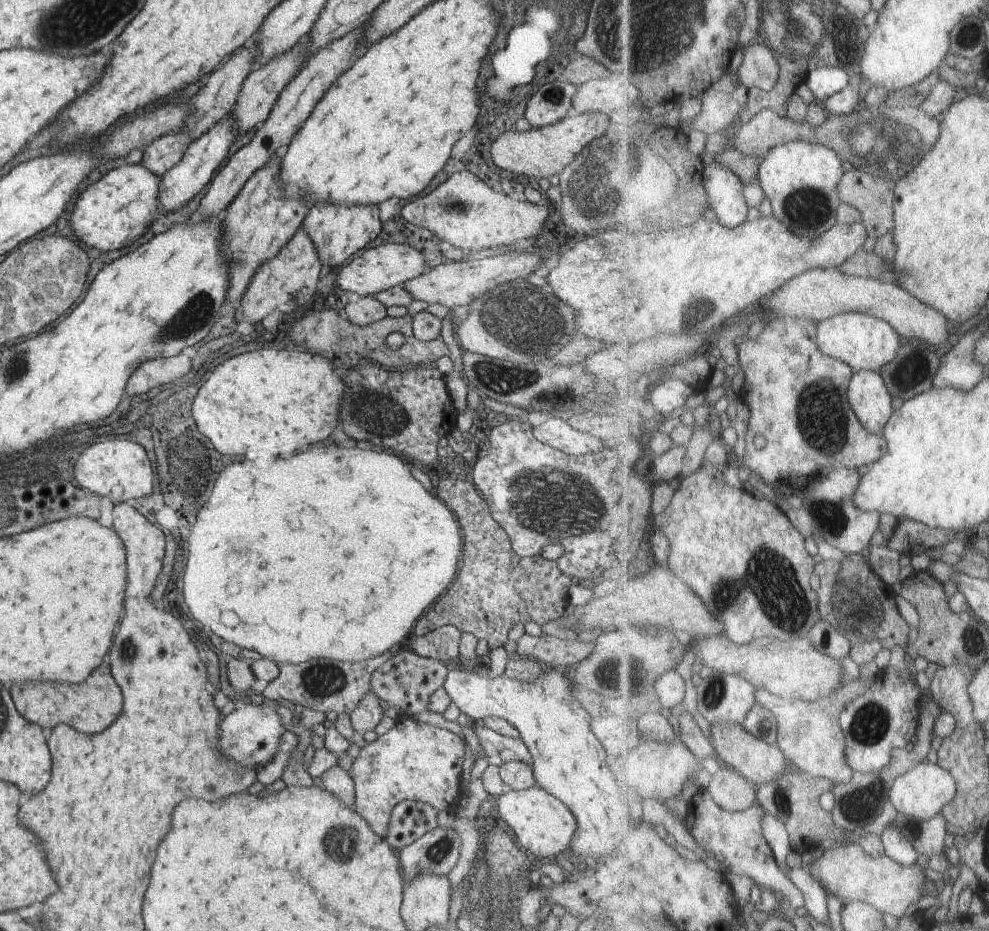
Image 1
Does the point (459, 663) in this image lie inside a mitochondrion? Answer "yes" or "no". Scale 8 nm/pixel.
no

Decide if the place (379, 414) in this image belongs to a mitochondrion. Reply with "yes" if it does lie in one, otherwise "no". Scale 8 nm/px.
yes

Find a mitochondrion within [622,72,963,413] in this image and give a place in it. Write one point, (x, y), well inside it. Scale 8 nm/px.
(892, 146)

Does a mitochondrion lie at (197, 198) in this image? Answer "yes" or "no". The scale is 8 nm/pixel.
no

